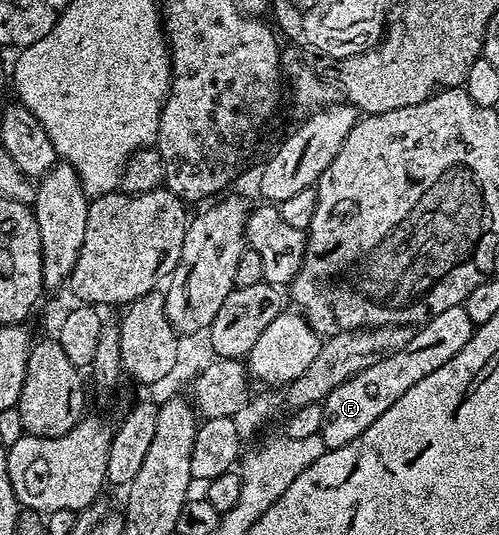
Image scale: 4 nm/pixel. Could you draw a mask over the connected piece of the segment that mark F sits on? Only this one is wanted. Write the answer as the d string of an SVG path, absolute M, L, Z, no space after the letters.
M451 306L451 310L443 310L443 314L420 325L414 331L409 347L367 366L367 370L355 374L355 378L347 378L343 386L335 386L335 390L331 390L321 404L323 422L319 434L326 449L347 446L347 442L359 438L359 434L363 434L363 430L367 430L367 426L371 426L371 422L383 414L383 410L391 410L391 406L395 406L395 402L399 402L399 398L403 398L403 394L407 394L415 382L427 378L431 370L439 370L443 362L451 362L451 358L455 358L455 354L467 346L474 331L475 325L467 316L465 307Z

